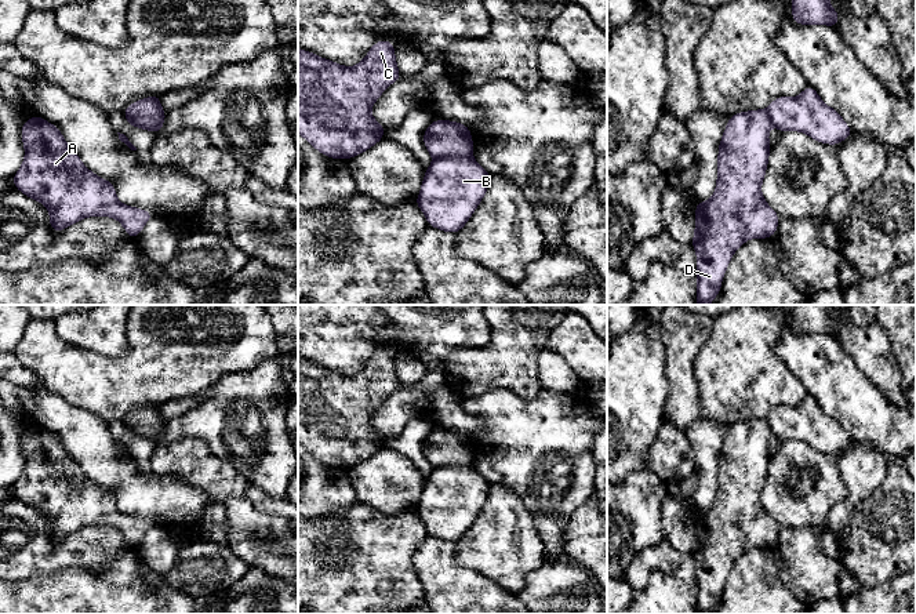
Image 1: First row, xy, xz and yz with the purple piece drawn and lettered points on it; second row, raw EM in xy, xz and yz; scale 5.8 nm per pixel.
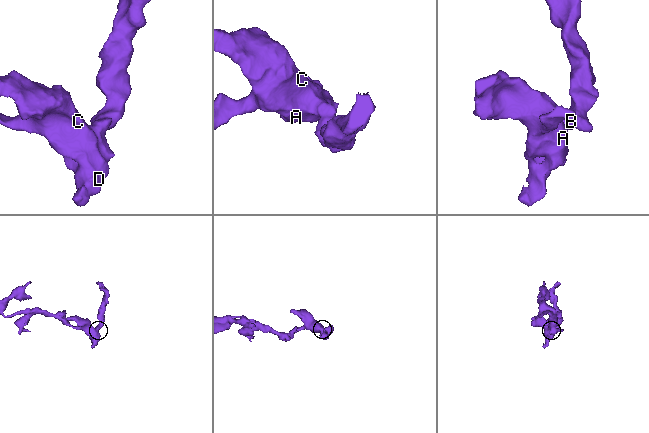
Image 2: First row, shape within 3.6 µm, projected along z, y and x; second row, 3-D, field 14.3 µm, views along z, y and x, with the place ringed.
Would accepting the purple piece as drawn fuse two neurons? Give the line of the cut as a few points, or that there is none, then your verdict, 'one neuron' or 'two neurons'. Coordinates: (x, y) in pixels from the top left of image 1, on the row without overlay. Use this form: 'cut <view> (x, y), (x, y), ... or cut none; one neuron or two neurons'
cut xz (471, 465), (442, 465), (435, 468); two neurons

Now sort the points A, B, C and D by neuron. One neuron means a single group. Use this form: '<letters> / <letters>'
A C D / B

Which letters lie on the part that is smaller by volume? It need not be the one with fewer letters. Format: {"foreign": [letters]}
{"foreign": ["B"]}

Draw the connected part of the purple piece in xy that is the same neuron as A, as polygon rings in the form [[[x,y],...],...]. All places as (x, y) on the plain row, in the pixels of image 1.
[[[34,424],[22,433],[25,468],[12,486],[15,497],[44,513],[54,541],[87,526],[116,527],[137,548],[153,522],[119,511],[116,497],[90,480],[61,439]]]

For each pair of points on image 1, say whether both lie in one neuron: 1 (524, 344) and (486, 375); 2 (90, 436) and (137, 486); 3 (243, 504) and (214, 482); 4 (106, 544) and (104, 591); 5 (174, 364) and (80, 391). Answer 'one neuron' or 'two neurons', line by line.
1: one neuron
2: one neuron
3: two neurons
4: two neurons
5: one neuron

